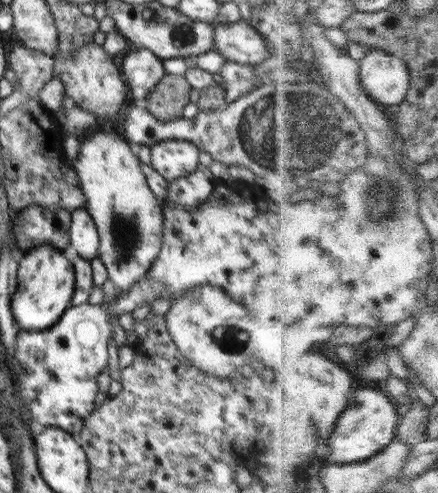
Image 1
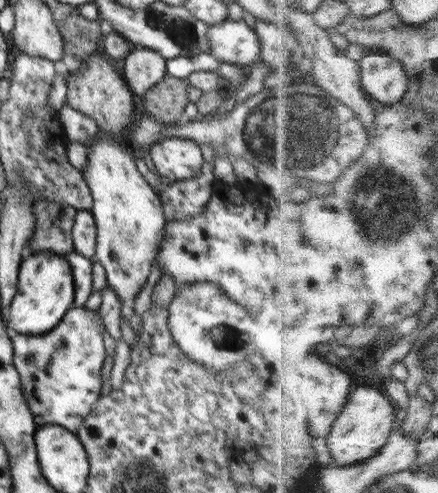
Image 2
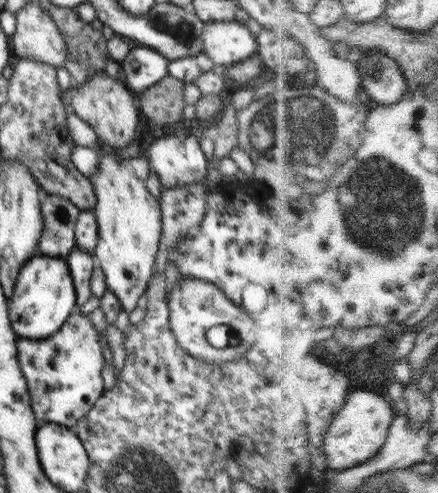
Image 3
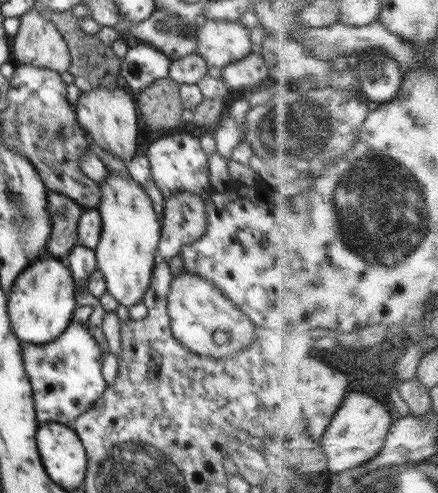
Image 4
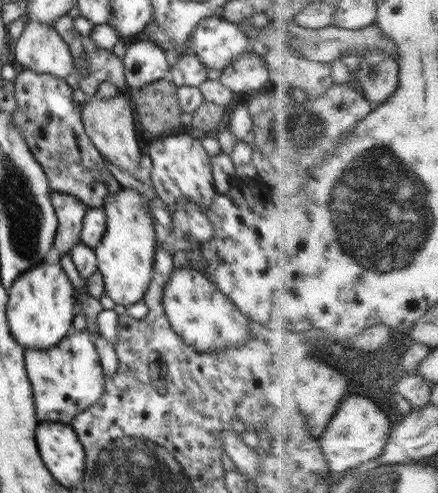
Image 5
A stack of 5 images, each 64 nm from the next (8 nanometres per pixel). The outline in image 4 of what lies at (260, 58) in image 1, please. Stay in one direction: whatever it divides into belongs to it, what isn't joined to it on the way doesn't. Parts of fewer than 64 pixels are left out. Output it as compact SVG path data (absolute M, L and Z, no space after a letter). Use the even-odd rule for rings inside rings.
M202 18L197 26L197 54L200 55L207 64L223 69L226 65L243 59L250 52L256 50L257 35L250 28L240 22L212 20Z

